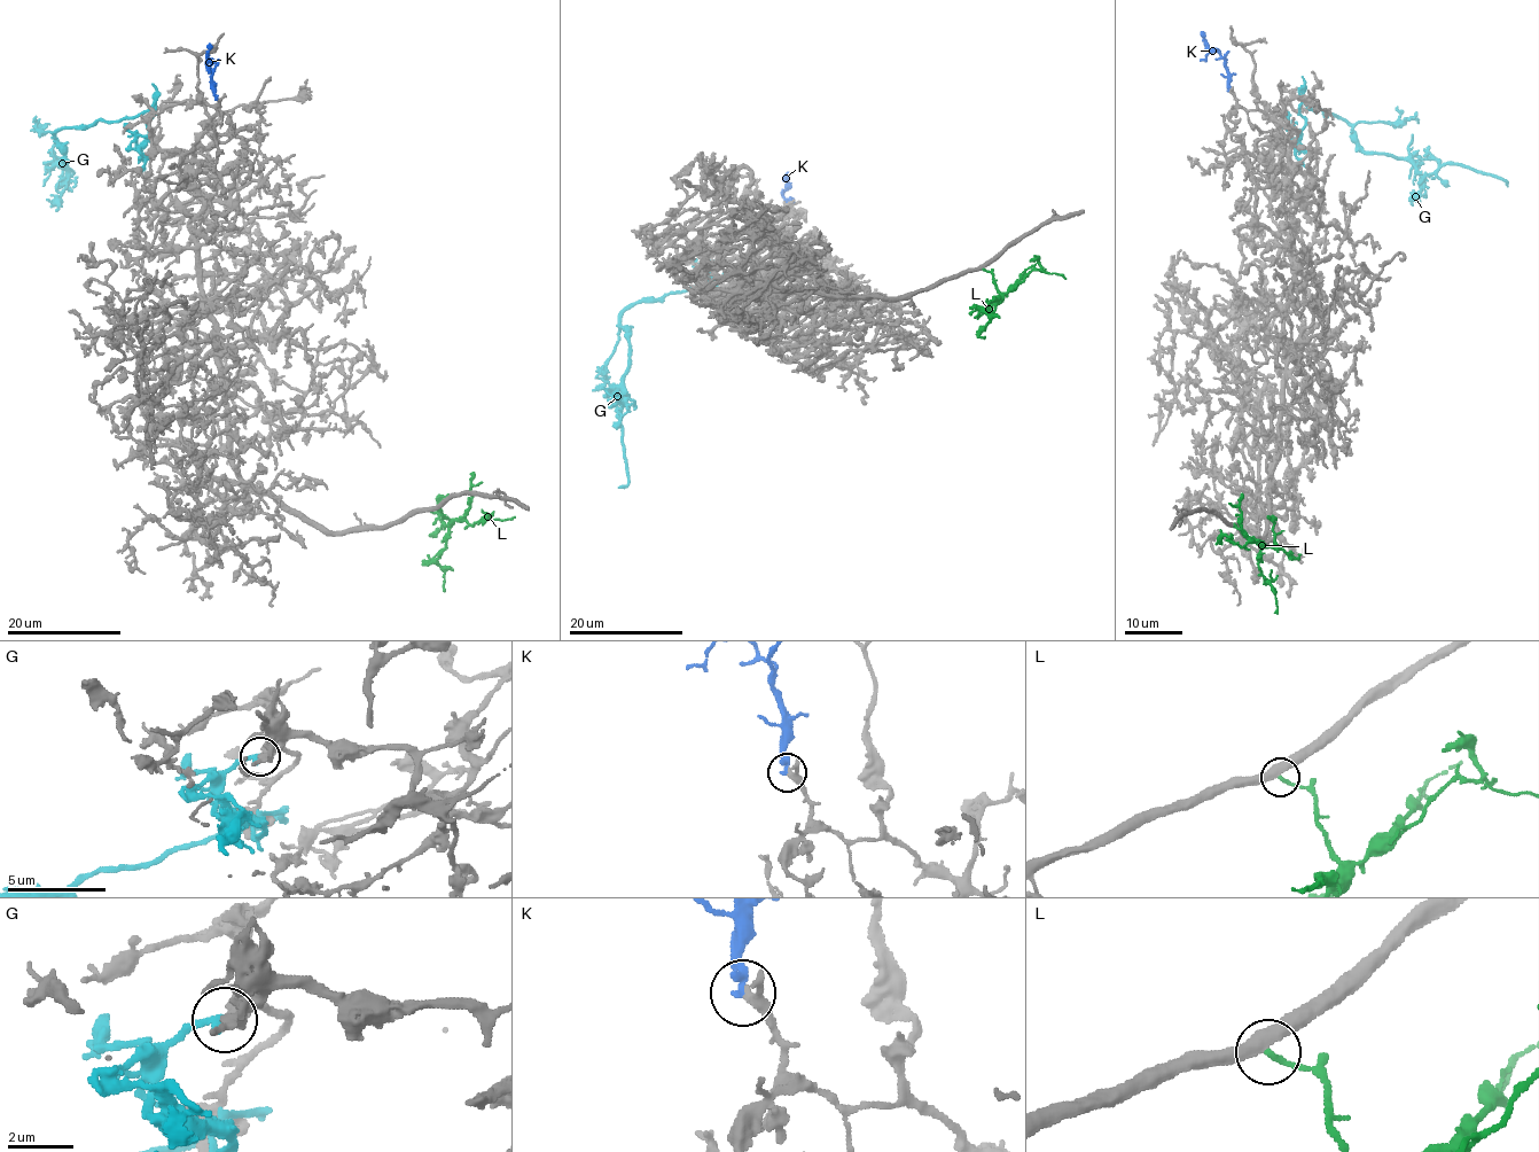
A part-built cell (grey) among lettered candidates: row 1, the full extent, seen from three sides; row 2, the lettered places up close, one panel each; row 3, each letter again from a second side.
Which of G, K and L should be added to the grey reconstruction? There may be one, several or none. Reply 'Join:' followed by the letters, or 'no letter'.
Join: K

